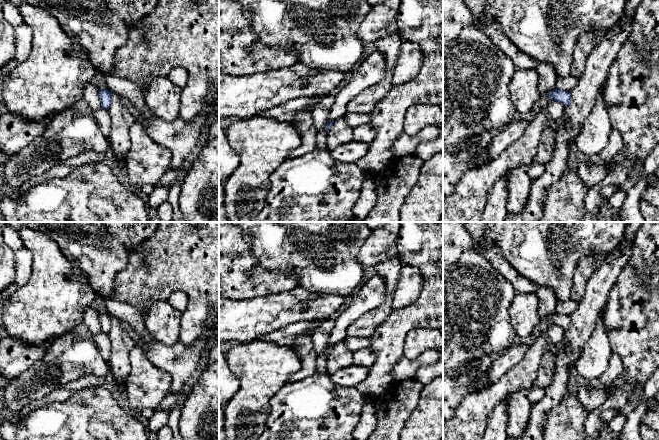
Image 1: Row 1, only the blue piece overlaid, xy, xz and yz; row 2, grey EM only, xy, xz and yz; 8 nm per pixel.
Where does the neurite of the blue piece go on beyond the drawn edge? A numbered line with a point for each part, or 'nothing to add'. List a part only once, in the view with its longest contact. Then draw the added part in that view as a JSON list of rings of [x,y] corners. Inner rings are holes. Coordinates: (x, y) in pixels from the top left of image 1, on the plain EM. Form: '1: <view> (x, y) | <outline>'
nothing to add

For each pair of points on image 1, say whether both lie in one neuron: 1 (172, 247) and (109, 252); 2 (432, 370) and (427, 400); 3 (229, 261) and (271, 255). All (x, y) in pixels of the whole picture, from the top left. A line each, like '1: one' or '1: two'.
1: two
2: two
3: two

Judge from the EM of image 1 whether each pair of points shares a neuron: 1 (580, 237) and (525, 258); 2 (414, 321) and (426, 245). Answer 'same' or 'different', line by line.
1: same
2: same

